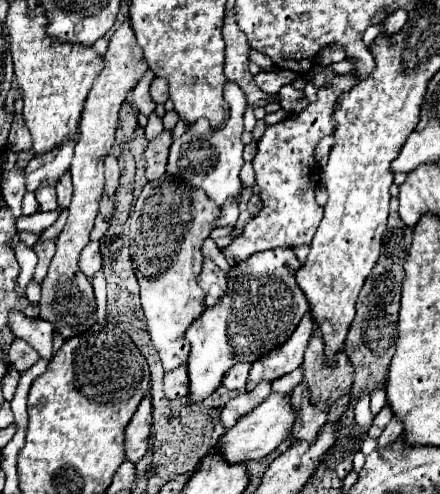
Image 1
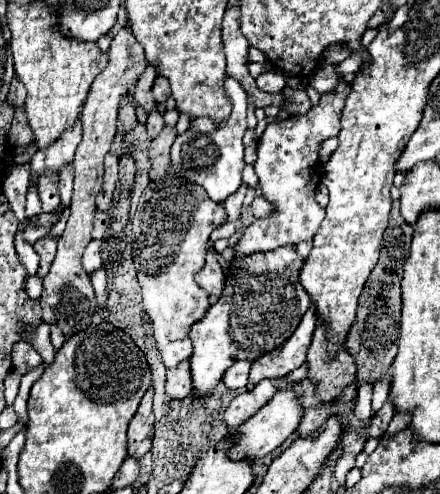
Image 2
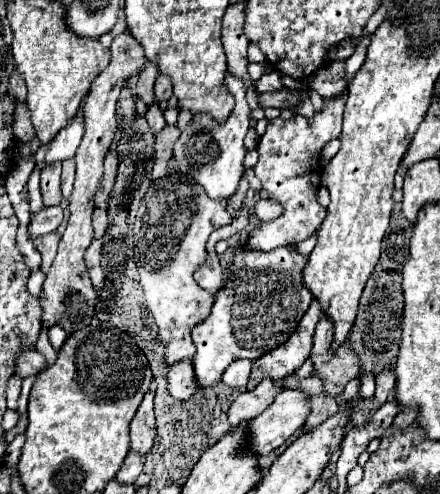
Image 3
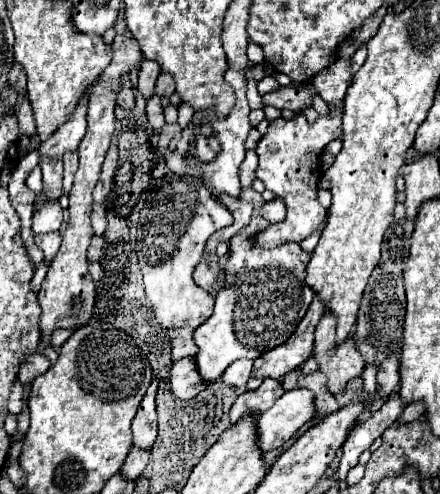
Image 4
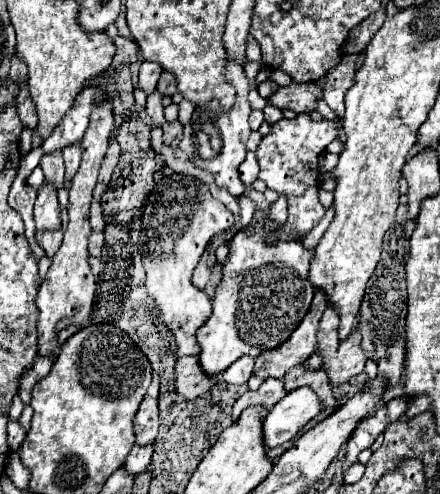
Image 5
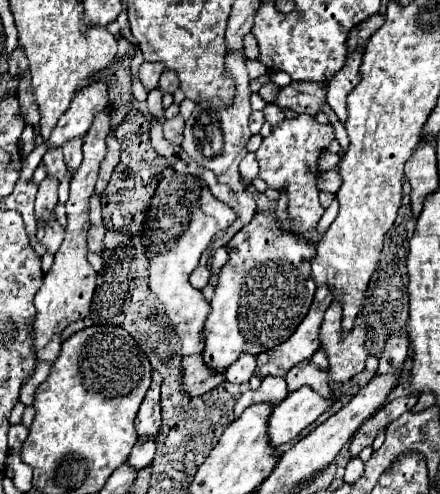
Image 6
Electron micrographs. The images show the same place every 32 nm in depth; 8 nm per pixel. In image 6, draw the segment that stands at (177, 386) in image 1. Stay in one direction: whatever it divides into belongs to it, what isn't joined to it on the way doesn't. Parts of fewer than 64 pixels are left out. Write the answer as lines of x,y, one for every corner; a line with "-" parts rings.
202,354
186,356
182,360
182,370
184,388
190,396
202,396
224,382
224,372
214,372
214,368
208,368
208,364
202,360

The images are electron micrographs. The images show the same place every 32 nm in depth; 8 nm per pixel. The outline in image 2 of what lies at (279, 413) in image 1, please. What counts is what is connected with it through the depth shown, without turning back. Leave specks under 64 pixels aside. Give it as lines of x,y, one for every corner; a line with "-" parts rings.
294,390
276,392
276,398
272,398
268,406
264,406
256,416
248,418
244,424
240,424
232,432
234,446
230,448
230,456
234,456
234,458
260,458
260,456
270,454
298,428
302,416
304,416
304,406
298,400

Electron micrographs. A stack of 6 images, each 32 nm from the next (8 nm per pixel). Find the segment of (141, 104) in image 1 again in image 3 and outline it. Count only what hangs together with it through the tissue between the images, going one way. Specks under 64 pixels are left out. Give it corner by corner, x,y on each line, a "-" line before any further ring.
146,62
144,70
140,72
138,86
136,86
136,98
144,100
146,104
152,104
154,100
154,80
158,76
158,66
154,62

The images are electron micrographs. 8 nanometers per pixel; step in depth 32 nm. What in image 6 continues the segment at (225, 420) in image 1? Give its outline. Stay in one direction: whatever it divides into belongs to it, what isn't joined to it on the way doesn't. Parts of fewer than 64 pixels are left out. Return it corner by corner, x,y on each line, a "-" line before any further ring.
266,376
258,390
248,390
242,394
242,398
236,402
234,414
240,416
248,406
258,404
258,402
280,402
280,400
284,400
284,396
288,396
284,378

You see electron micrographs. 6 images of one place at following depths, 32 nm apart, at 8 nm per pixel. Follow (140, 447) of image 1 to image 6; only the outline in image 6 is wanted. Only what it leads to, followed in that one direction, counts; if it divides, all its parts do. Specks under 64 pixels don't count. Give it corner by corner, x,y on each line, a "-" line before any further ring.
154,370
152,372
152,386
138,410
136,416
136,432
138,436
156,436
160,428
160,384
162,376

